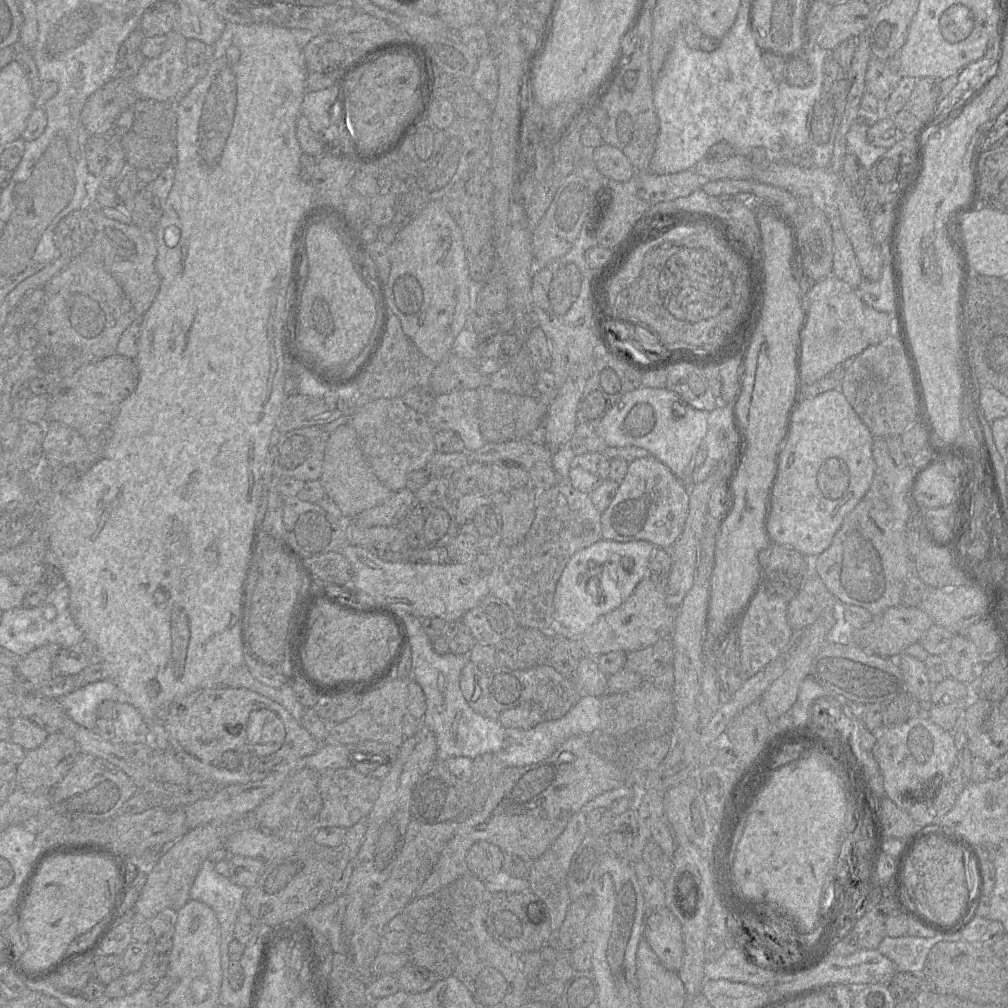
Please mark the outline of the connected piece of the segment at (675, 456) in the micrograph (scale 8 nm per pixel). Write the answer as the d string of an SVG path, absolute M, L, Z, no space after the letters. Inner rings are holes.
M640 386L625 393L612 406L595 432L608 447L636 446L646 449L684 483L684 472L708 431L707 413L685 403L667 388ZM674 403L681 404L679 411L673 409Z

